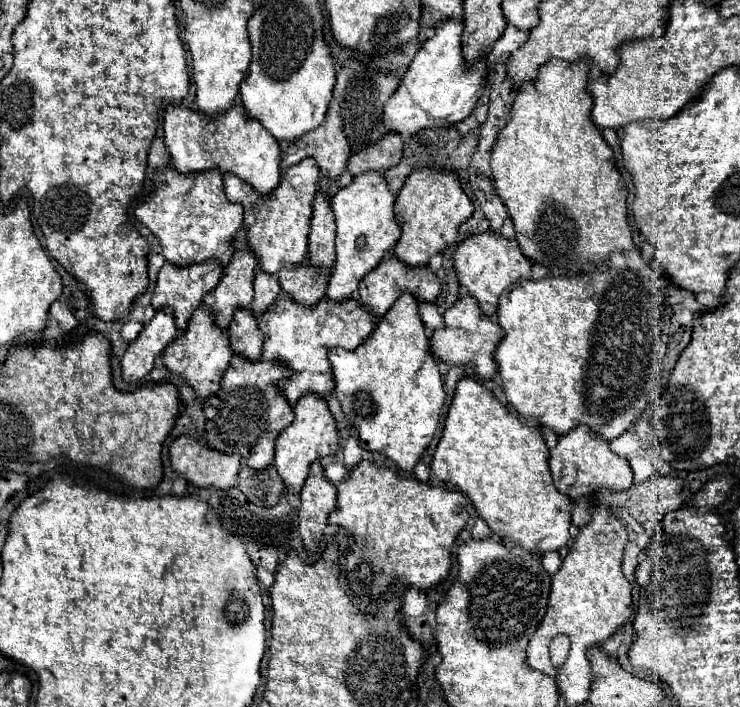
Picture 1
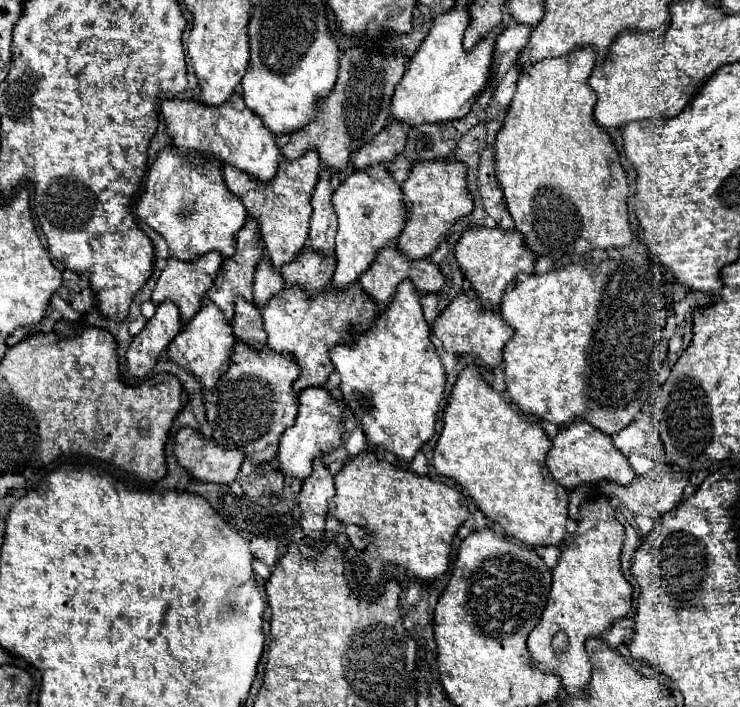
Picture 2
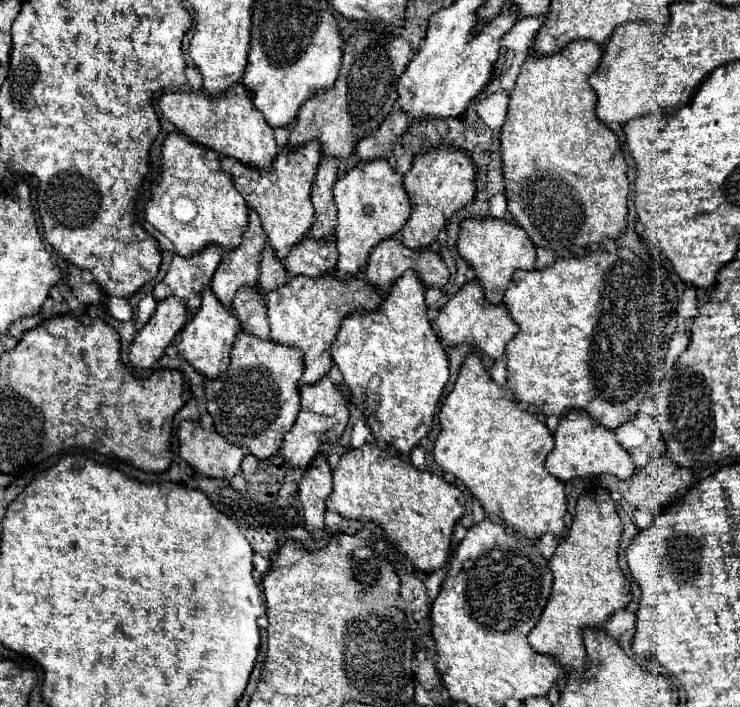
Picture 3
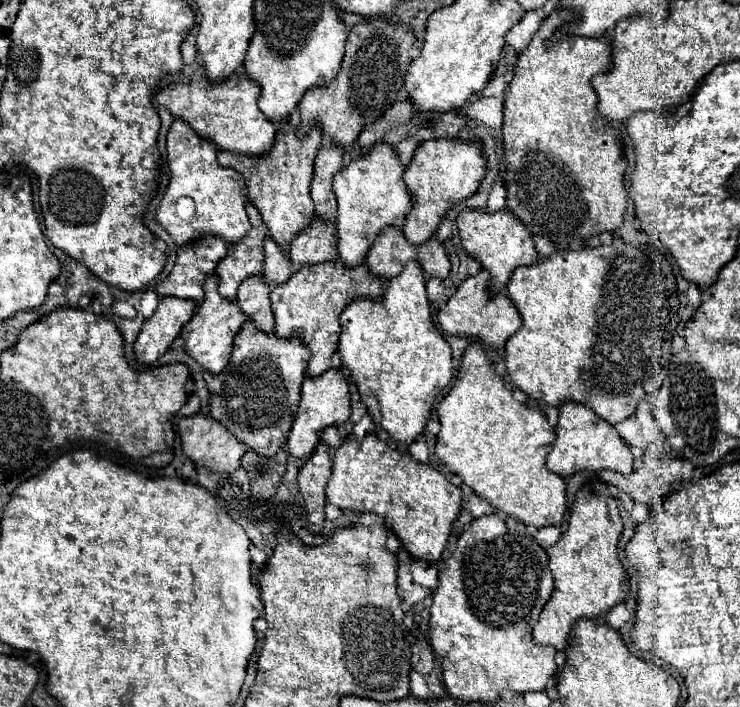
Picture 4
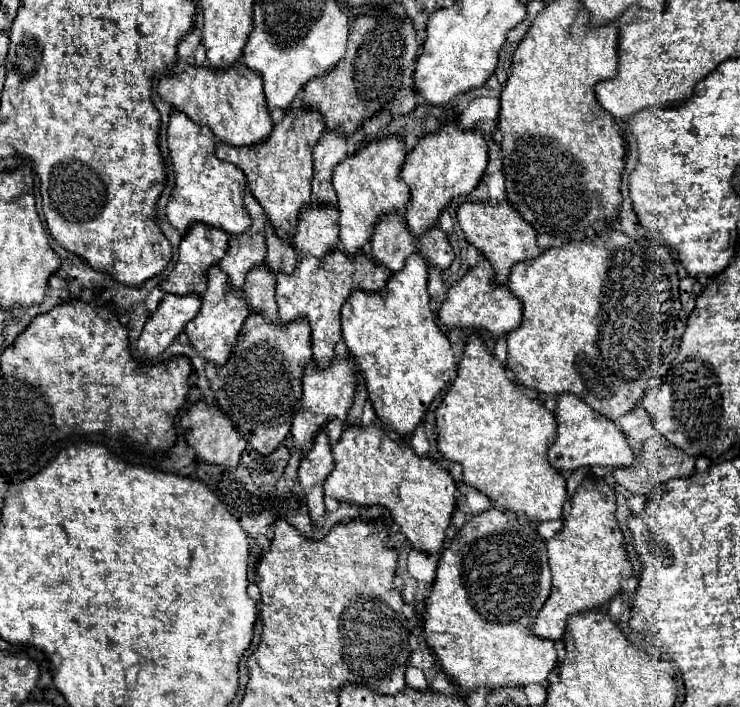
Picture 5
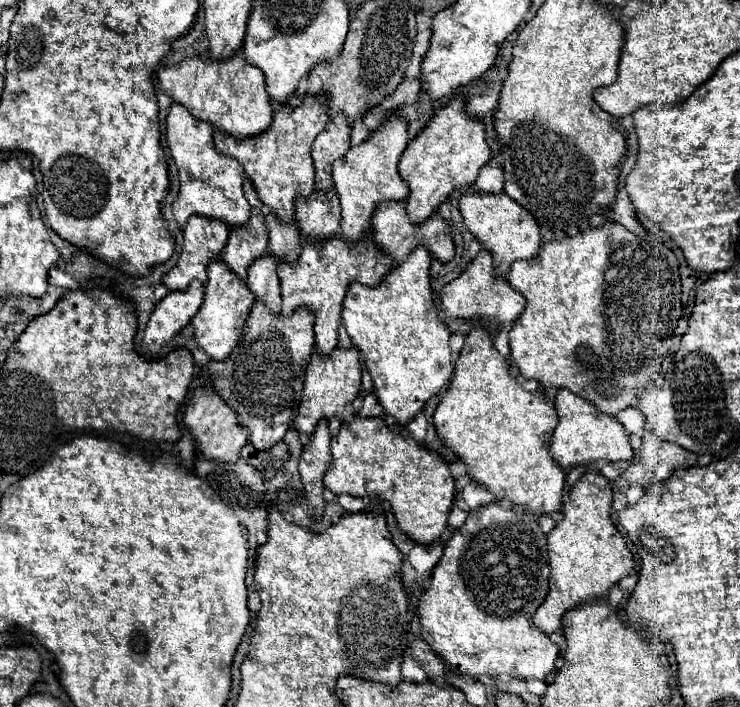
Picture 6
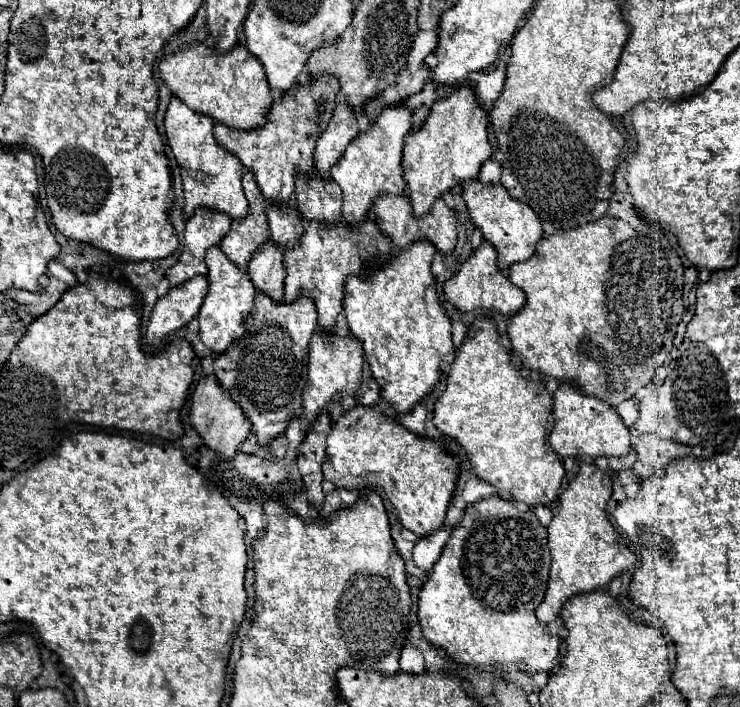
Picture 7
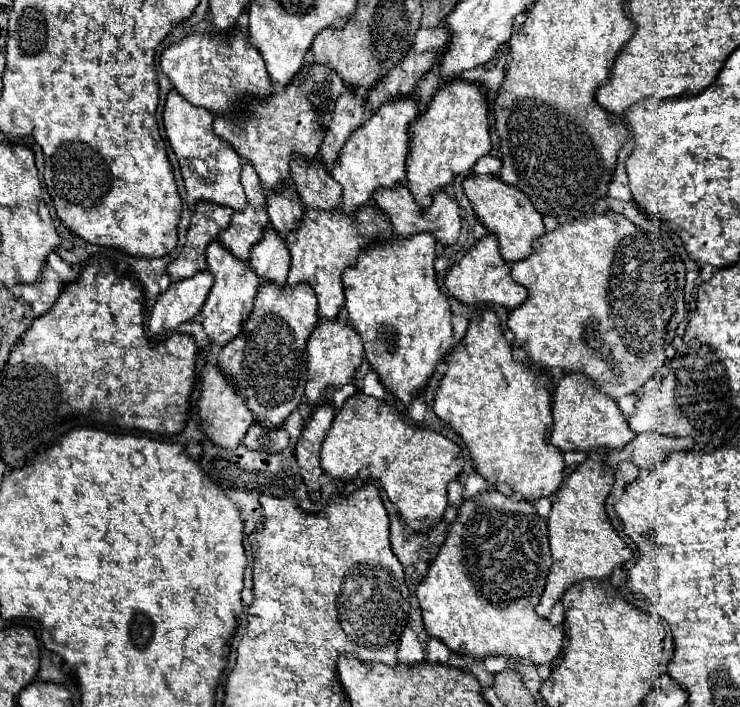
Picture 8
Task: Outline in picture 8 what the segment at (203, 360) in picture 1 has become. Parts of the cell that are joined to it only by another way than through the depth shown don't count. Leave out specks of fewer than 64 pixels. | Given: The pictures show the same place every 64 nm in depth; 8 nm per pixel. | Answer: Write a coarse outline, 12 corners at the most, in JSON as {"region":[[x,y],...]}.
{"region":[[220,240],[208,244],[214,286],[202,308],[210,342],[242,332],[260,280]]}

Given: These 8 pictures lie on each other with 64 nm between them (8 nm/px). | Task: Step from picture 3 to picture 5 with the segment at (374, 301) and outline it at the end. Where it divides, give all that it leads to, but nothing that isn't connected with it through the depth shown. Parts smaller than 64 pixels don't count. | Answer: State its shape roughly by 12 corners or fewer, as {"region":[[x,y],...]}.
{"region":[[364,250],[300,256],[278,272],[280,322],[306,318],[320,368],[342,338],[340,308],[384,288],[390,270]]}

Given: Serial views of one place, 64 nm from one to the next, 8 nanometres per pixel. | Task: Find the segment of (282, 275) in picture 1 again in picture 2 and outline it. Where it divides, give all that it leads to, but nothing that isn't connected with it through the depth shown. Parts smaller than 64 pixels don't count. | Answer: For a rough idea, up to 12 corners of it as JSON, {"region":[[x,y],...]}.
{"region":[[302,250],[280,268],[308,294],[328,288],[336,256]]}

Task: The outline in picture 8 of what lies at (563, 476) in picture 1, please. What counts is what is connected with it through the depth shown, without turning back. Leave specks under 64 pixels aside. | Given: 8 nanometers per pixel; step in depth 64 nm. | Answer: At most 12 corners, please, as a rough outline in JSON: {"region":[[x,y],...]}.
{"region":[[586,374],[556,386],[552,444],[626,446],[636,436]]}

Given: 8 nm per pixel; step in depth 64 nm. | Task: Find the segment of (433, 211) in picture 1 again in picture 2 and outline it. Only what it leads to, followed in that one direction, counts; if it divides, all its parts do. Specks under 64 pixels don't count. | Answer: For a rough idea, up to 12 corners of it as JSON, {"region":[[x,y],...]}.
{"region":[[420,160],[398,248],[420,260],[474,208],[466,166]]}

